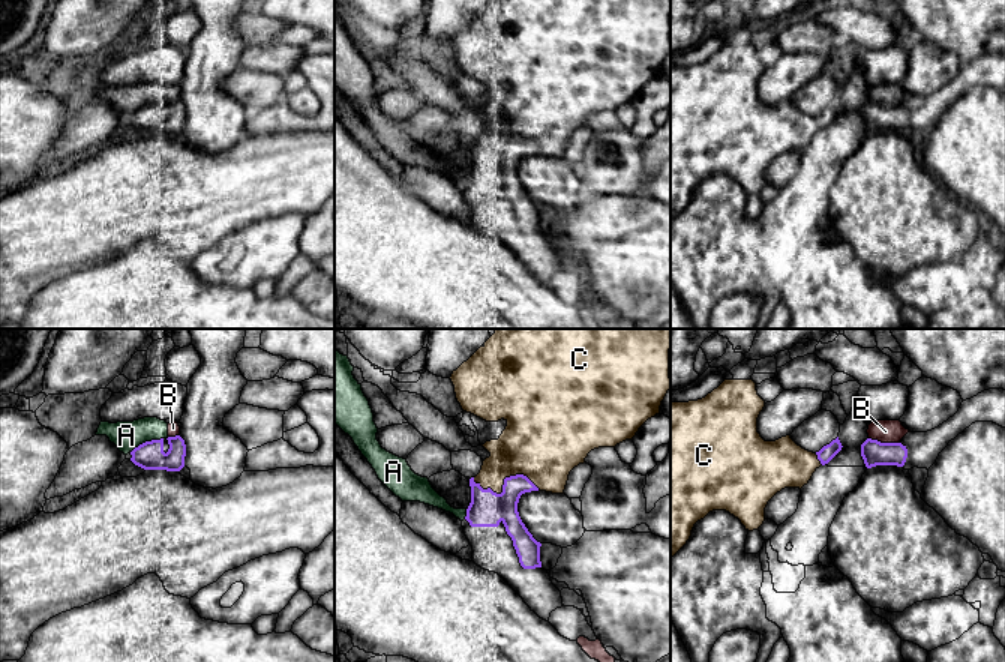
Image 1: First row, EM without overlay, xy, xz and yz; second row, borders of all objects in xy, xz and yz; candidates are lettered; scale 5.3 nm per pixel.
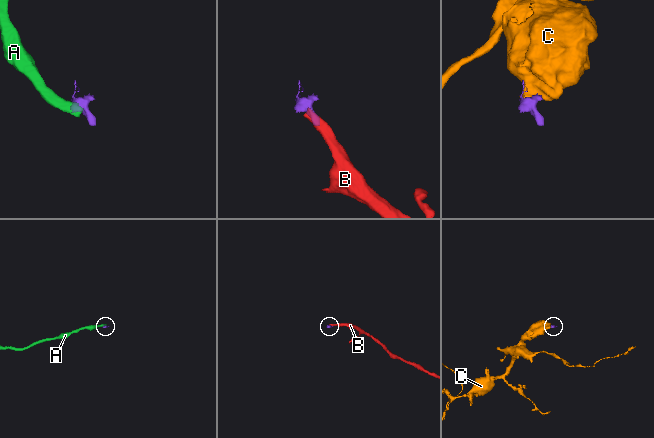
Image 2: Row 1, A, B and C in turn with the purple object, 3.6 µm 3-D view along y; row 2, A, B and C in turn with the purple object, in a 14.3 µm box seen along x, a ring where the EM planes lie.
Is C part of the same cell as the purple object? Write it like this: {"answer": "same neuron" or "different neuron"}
{"answer": "same neuron"}

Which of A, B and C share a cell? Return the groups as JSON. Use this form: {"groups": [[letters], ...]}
{"groups": [["A", "B"], ["C"]]}

